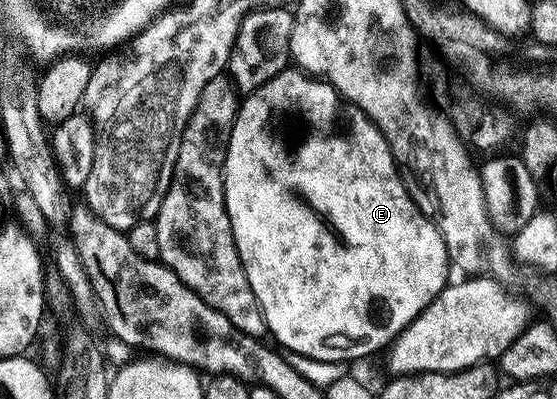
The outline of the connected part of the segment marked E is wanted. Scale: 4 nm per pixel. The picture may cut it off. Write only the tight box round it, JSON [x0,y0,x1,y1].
[223,69,448,363]

